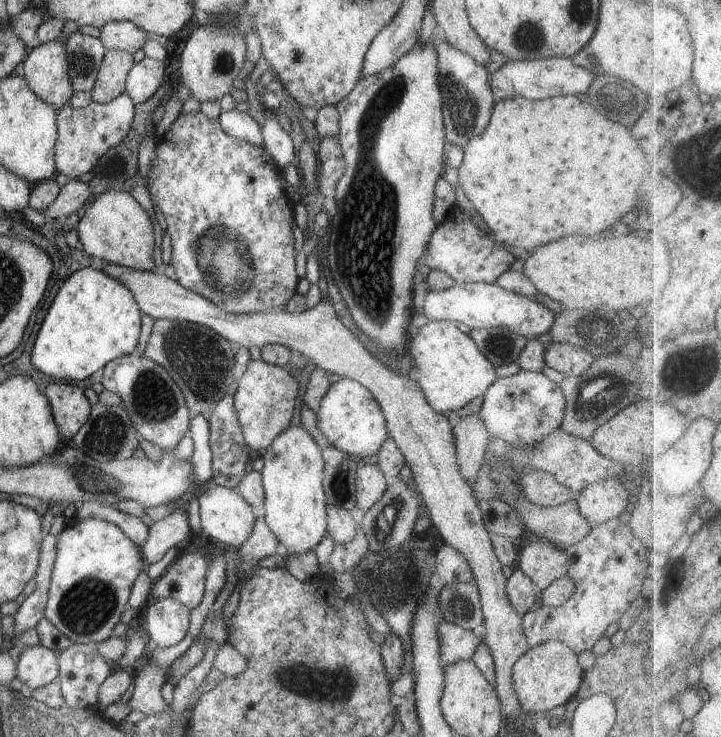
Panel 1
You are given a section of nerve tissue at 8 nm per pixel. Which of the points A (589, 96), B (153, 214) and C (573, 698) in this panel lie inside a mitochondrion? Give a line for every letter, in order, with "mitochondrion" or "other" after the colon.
A: other
B: other
C: other

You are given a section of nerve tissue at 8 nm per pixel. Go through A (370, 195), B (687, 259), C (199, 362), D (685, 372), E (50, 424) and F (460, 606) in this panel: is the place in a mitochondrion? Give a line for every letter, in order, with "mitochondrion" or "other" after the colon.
A: mitochondrion
B: other
C: mitochondrion
D: mitochondrion
E: other
F: mitochondrion

